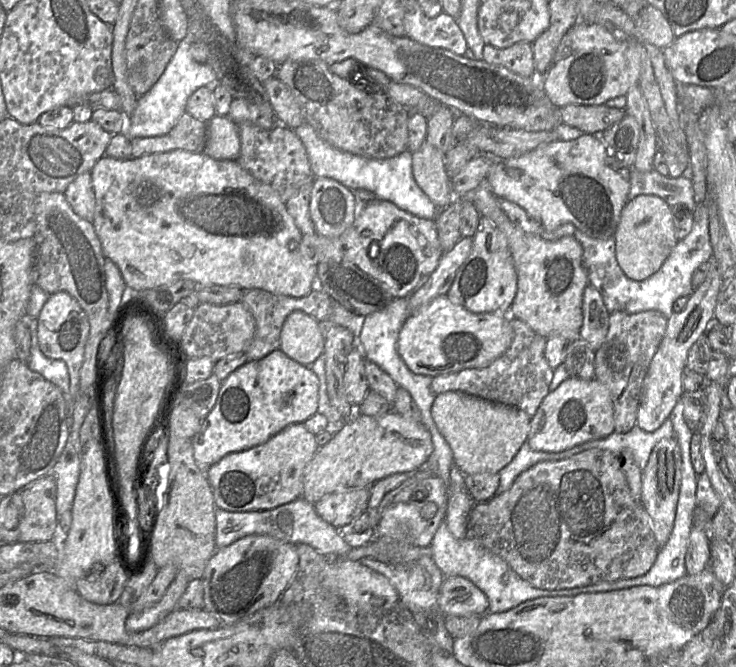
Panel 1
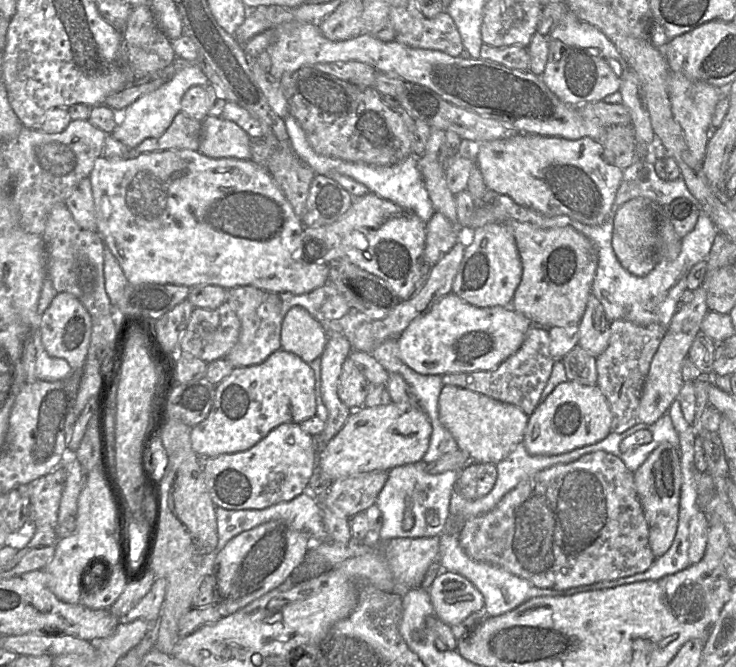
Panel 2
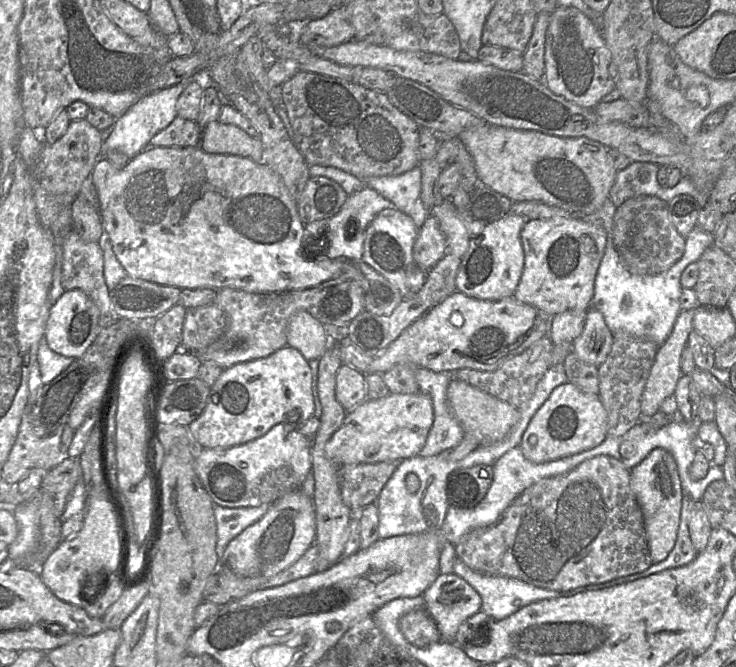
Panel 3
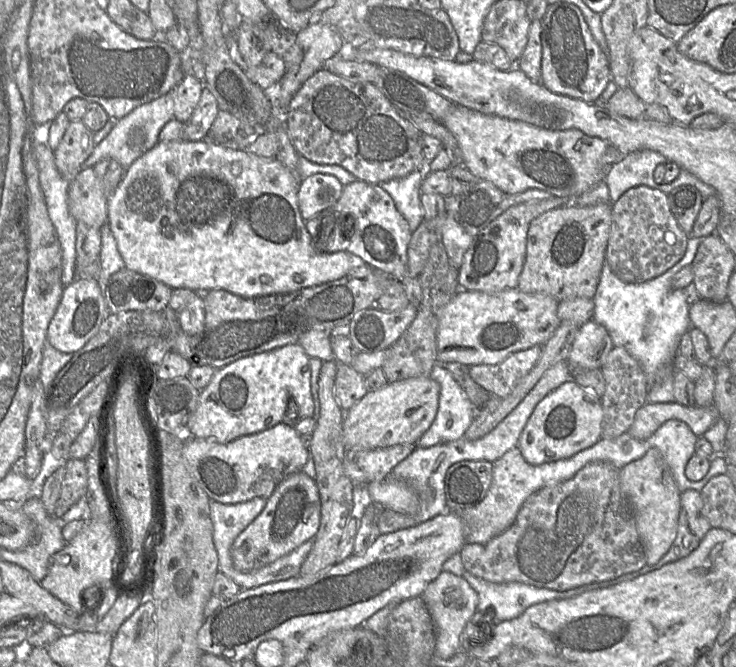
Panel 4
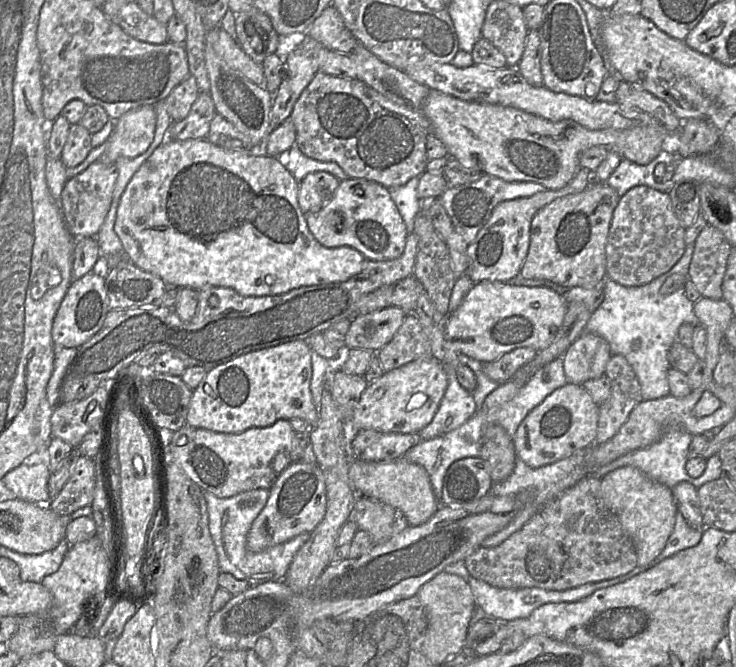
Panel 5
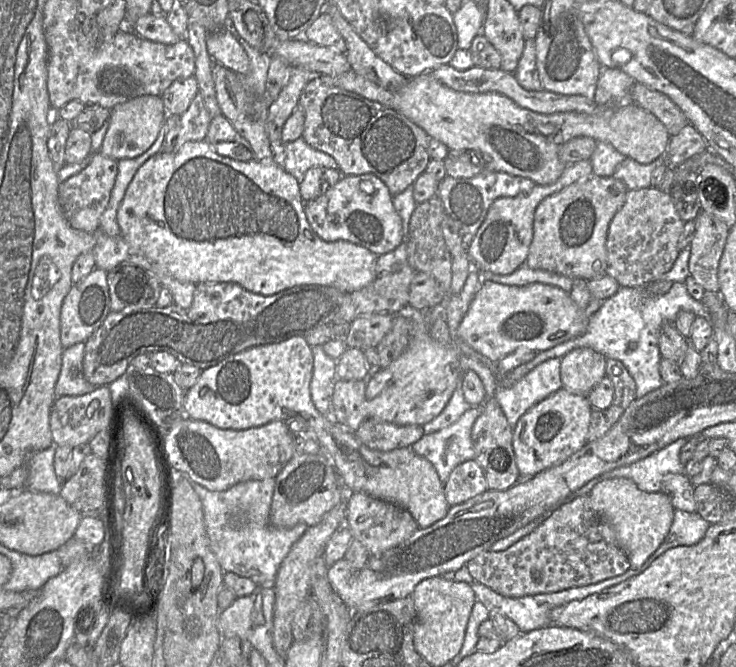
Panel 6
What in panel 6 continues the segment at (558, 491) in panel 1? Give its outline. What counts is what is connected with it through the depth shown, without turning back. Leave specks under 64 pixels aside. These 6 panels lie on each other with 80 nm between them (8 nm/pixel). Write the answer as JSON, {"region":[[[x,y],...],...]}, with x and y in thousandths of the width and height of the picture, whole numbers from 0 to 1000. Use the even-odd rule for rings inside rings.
{"region":[[[796,741],[762,756],[735,787],[690,823],[658,826],[640,838],[633,849],[645,871],[663,879],[682,894],[707,897],[808,876],[848,861],[856,853],[856,843],[838,816],[834,796],[806,765],[802,742]]]}

